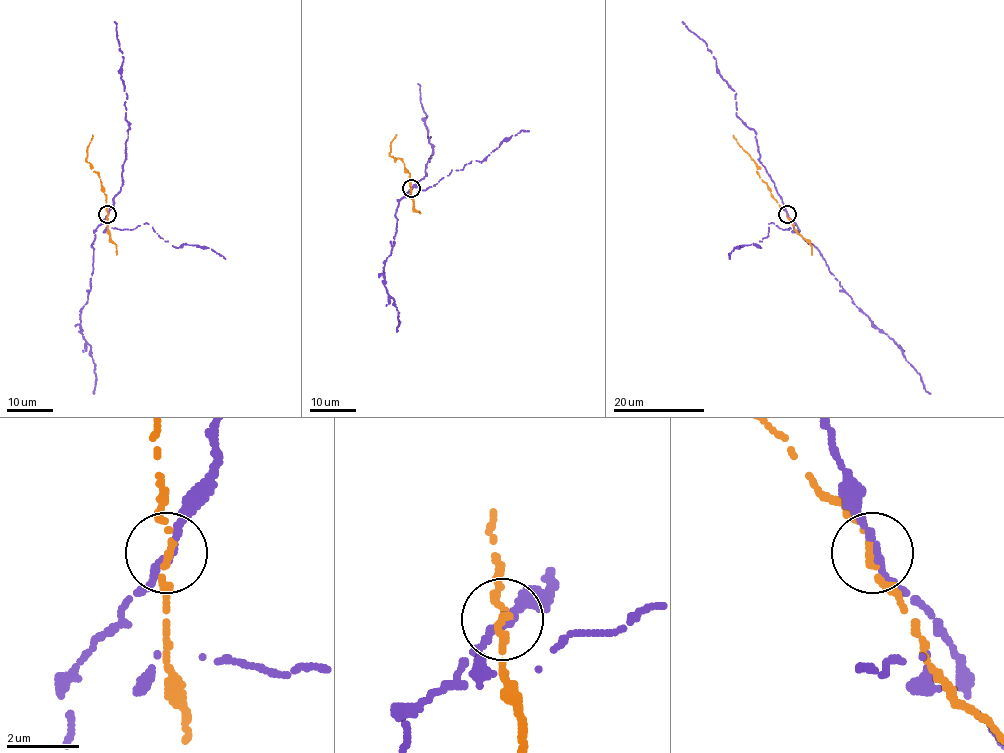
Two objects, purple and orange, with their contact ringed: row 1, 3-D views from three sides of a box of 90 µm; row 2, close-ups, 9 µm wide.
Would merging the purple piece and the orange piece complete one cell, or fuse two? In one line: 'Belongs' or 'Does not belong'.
Does not belong

